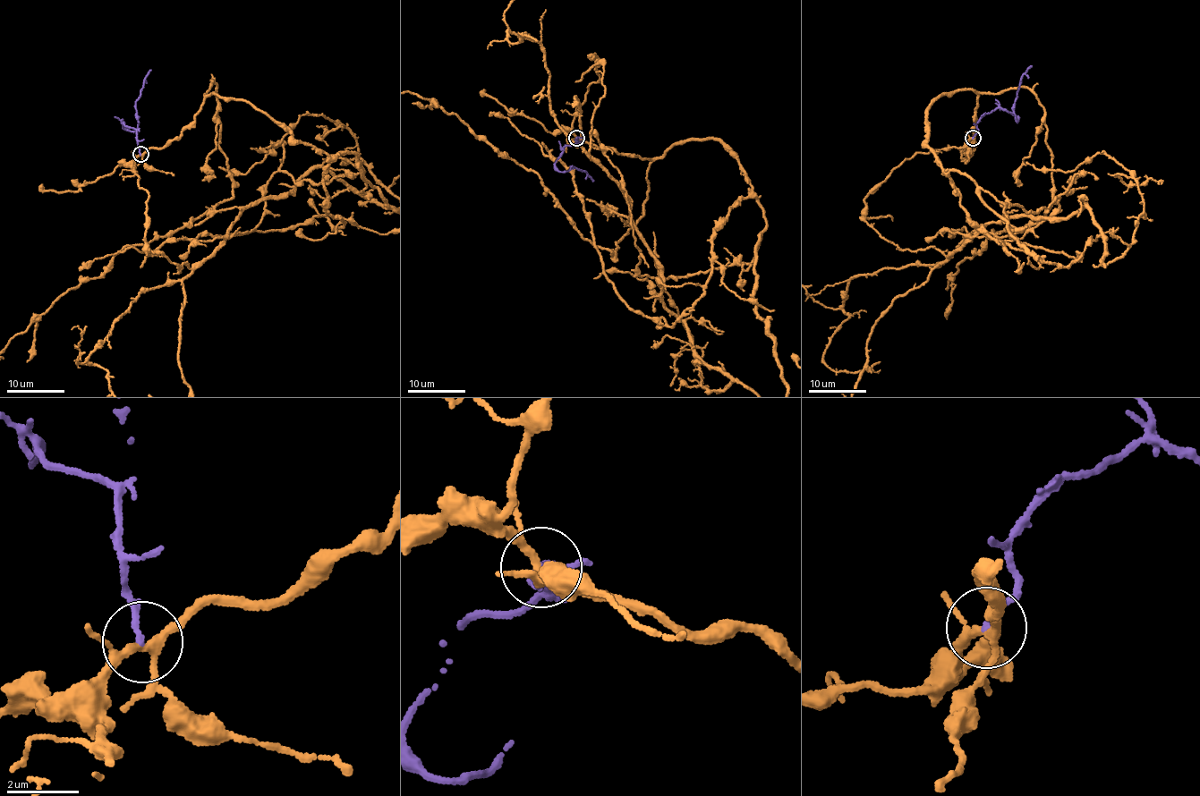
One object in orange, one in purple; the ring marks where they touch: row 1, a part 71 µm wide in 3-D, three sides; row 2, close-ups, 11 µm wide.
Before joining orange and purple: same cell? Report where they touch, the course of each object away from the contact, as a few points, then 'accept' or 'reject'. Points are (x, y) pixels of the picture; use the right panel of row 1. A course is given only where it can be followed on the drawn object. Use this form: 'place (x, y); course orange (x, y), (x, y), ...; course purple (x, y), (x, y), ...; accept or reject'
place (973, 138); course purple (974, 137), (981, 116), (996, 108), (1014, 114), (1017, 122), (1017, 91), (1021, 75), (1031, 65); reject

